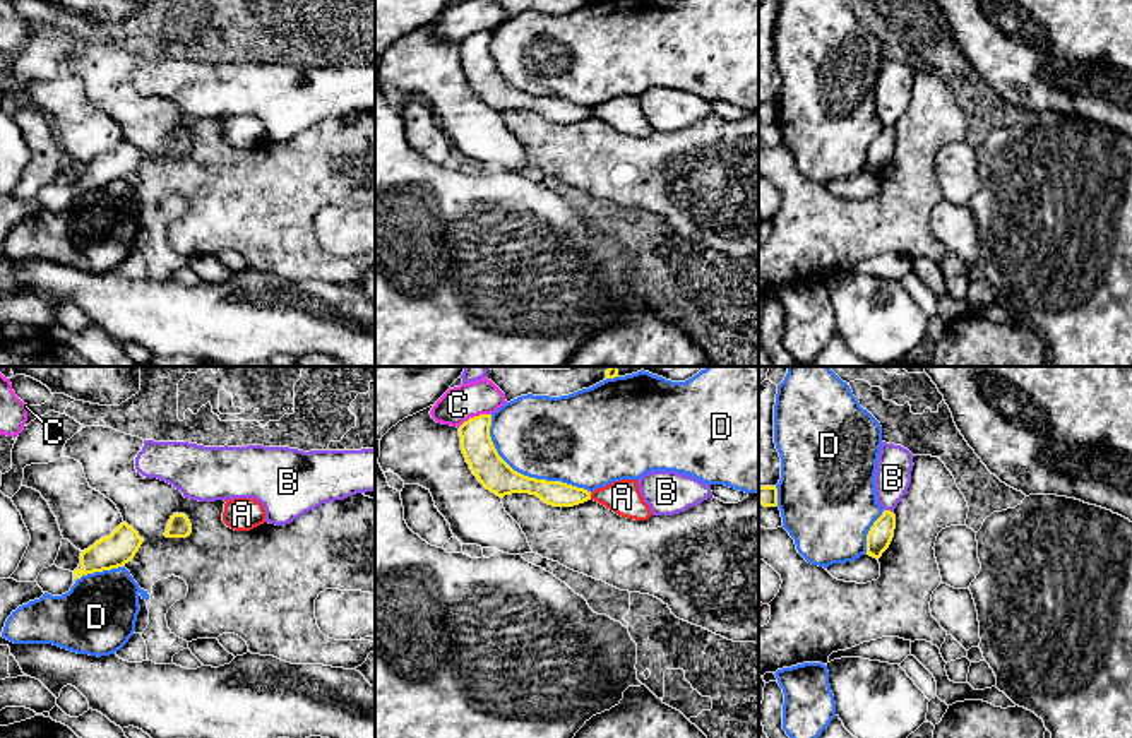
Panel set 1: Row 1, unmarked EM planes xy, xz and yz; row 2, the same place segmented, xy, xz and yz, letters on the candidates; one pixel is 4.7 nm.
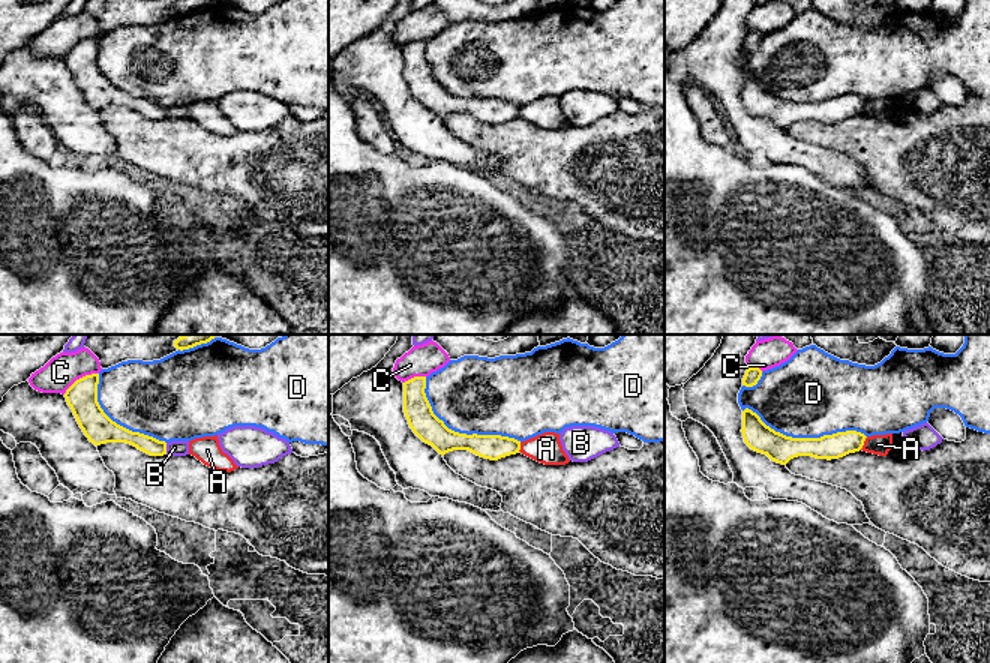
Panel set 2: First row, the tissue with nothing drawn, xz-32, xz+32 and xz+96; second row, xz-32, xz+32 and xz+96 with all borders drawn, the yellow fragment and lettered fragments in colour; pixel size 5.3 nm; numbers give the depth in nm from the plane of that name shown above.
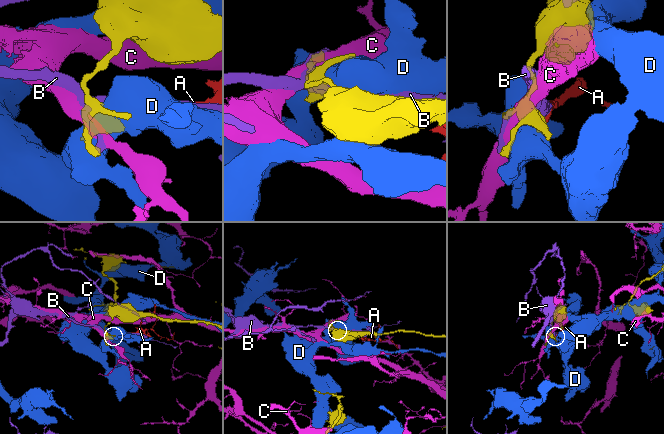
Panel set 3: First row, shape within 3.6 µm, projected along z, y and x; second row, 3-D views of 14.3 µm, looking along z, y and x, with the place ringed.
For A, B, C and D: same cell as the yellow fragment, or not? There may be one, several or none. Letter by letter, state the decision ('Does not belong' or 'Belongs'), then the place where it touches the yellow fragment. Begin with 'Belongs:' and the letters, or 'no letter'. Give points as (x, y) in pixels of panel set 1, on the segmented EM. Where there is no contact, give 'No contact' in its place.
Belongs: no letter
A: Does not belong. Touches yellow at xz (589, 495)
B: Does not belong. Touches yellow at yz (889, 511)
C: Does not belong. Touches yellow at xz (475, 416)
D: Does not belong. Touches yellow at xz (523, 475)

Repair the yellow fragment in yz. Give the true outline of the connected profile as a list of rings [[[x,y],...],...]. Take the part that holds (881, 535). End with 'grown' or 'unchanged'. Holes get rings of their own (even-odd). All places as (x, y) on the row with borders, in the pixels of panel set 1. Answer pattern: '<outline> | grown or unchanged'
[[[884,510],[882,515],[873,522],[867,534],[867,555],[880,558],[889,548],[896,529],[896,515],[891,510]]] | unchanged

